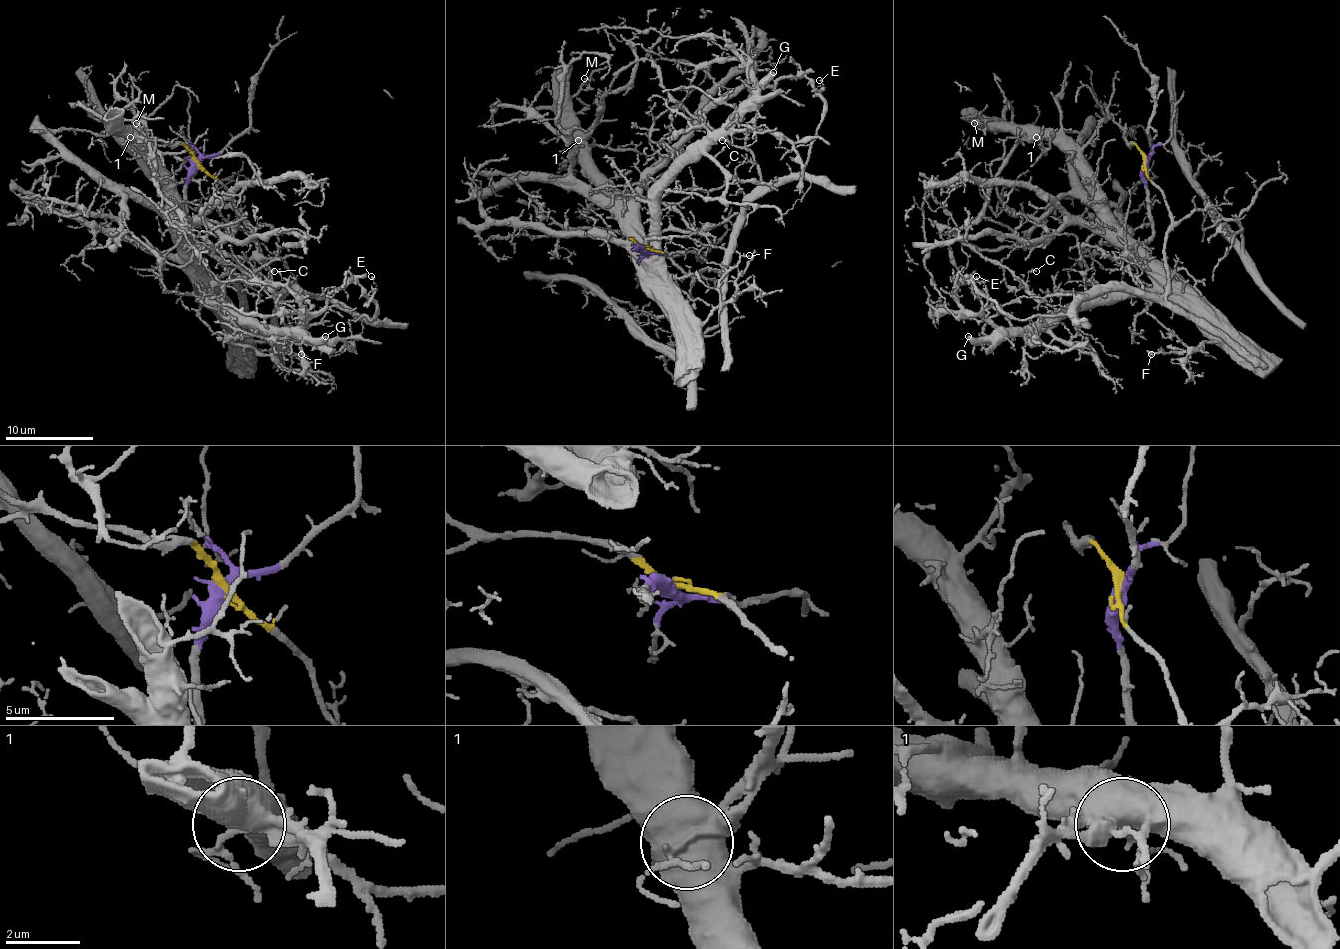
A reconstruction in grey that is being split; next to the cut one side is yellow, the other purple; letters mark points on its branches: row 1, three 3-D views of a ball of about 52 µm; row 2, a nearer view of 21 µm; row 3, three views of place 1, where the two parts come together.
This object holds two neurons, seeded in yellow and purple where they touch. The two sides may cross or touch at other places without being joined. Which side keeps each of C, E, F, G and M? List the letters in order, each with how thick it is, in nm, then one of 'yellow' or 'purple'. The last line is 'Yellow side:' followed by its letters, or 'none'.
C: 120 nm thick; yellow
E: 100 nm thick; yellow
F: 100 nm thick; purple
G: 400 nm thick; purple
M: 170 nm thick; purple
Yellow side: C, E

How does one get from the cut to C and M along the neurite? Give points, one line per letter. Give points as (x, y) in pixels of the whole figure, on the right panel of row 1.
C: (1145, 162), (1171, 219), (1167, 289), (1040, 300), (1026, 287), (1035, 271)
M: (1145, 162), (1152, 234), (1134, 241), (1053, 142), (1013, 135), (989, 120), (980, 129), (974, 122)

